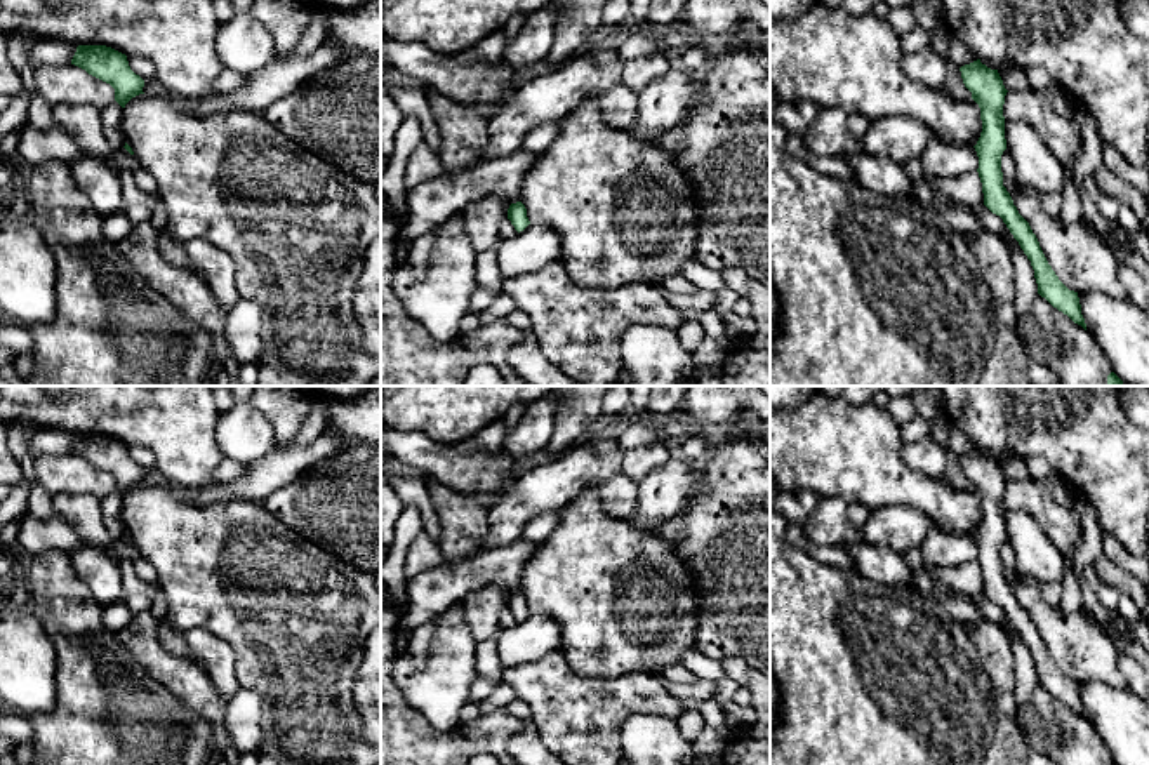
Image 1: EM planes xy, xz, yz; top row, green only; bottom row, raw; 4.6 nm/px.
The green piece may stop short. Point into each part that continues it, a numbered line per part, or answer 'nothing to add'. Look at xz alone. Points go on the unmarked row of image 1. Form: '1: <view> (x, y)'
nothing to add

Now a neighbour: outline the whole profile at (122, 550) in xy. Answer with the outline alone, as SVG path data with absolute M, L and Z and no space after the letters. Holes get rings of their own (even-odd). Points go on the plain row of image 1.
M125 537L118 541L111 541L108 555L120 562L134 562L139 558L139 549L136 544L130 544Z

